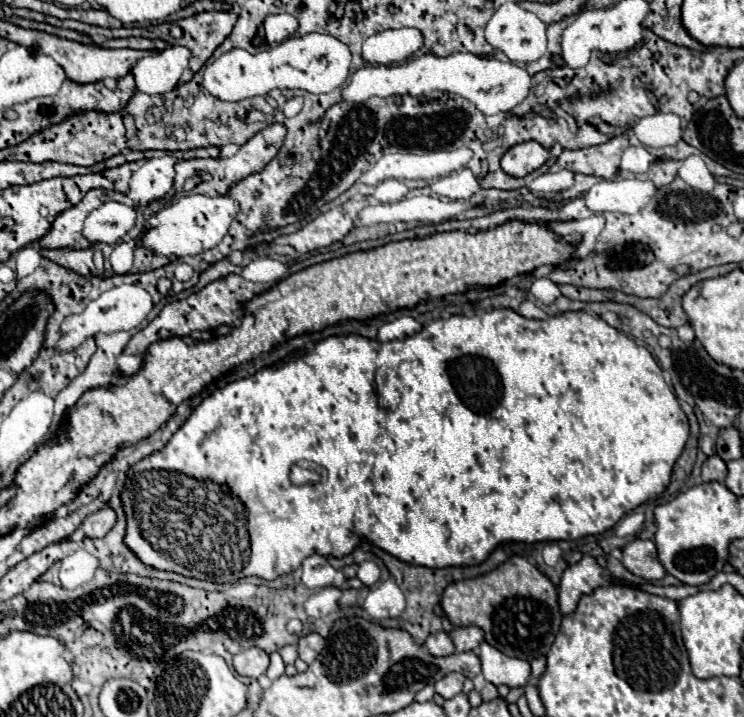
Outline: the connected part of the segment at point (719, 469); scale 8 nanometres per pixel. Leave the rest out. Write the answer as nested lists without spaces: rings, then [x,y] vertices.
[[[710,456],[702,466],[702,480],[704,482],[724,482],[726,478],[726,462],[720,456]]]

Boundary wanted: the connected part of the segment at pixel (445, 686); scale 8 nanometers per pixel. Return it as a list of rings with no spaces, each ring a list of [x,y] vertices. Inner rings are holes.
[[[452,672],[452,674],[446,674],[442,680],[438,680],[434,684],[434,690],[436,694],[440,694],[442,698],[452,698],[456,694],[462,692],[462,684],[464,684],[464,674],[460,672]]]

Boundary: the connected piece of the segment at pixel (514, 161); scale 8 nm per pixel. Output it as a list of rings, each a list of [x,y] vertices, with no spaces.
[[[522,142],[512,146],[502,156],[500,166],[508,176],[522,178],[540,168],[546,160],[548,160],[548,150],[544,146],[540,146],[538,142]]]

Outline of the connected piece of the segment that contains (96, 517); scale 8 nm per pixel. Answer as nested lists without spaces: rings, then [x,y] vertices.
[[[102,508],[100,512],[90,514],[88,518],[84,518],[84,522],[80,524],[80,528],[82,528],[82,532],[84,532],[88,538],[100,538],[100,536],[104,536],[104,534],[112,528],[114,522],[116,522],[114,510]]]

